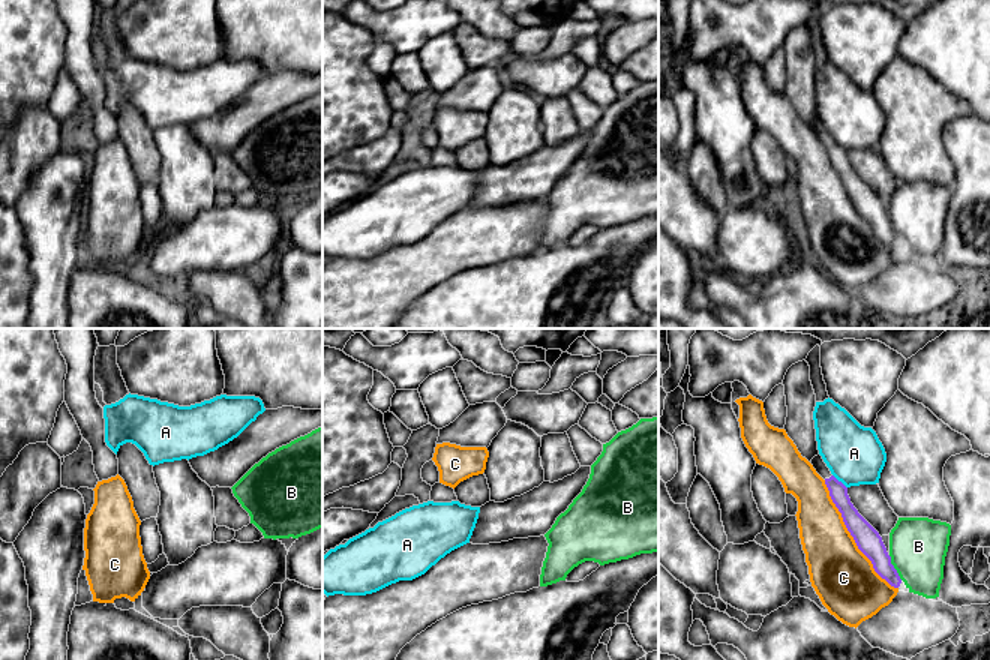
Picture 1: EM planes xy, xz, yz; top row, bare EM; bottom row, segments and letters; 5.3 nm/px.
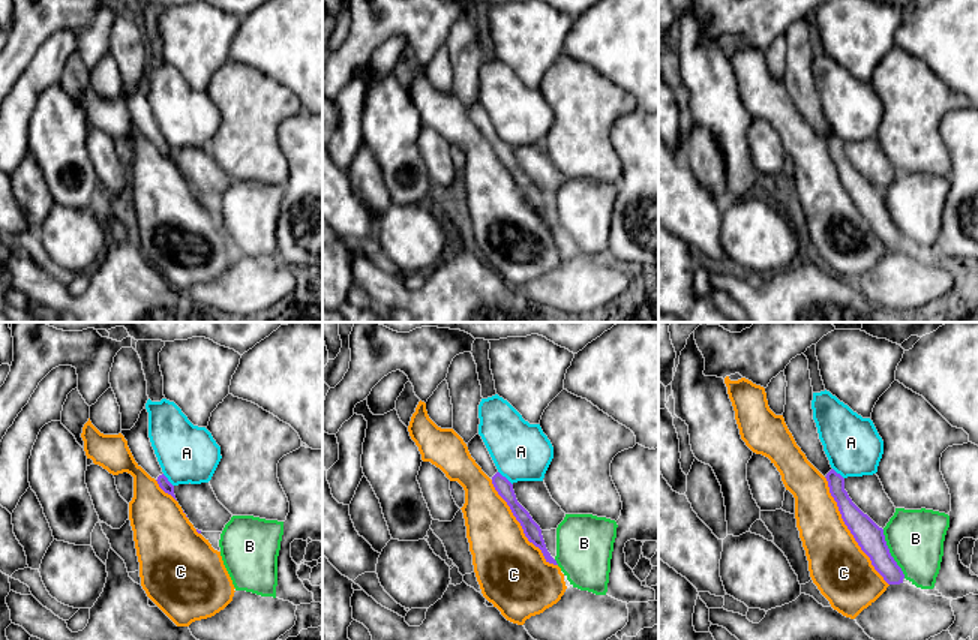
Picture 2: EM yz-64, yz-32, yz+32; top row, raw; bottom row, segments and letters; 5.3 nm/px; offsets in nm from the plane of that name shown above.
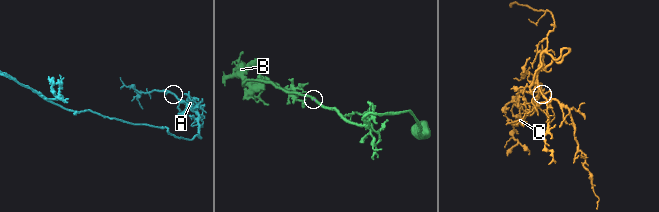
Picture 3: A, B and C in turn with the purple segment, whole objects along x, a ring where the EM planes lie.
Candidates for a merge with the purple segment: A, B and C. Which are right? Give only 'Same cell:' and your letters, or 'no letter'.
Same cell: no letter

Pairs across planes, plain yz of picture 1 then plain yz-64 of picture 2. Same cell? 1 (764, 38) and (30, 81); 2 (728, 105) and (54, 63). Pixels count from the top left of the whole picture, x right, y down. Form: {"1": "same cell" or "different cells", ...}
{"1": "different cells", "2": "different cells"}

